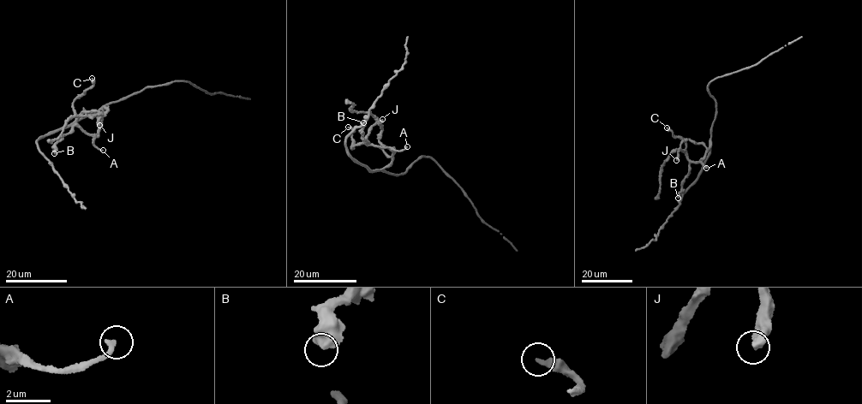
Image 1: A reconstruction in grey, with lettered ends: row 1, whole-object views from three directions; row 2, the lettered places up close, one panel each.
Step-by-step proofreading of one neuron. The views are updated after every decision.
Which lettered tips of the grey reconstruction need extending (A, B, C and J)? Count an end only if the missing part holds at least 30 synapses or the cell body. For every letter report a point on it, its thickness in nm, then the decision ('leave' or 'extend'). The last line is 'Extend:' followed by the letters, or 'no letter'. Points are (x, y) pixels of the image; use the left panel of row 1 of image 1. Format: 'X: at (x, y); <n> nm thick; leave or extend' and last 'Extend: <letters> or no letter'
A: at (103, 150); 240 nm thick; extend
B: at (54, 153); 600 nm thick; leave
C: at (92, 78); 300 nm thick; leave
J: at (99, 125); 440 nm thick; leave
Extend: A

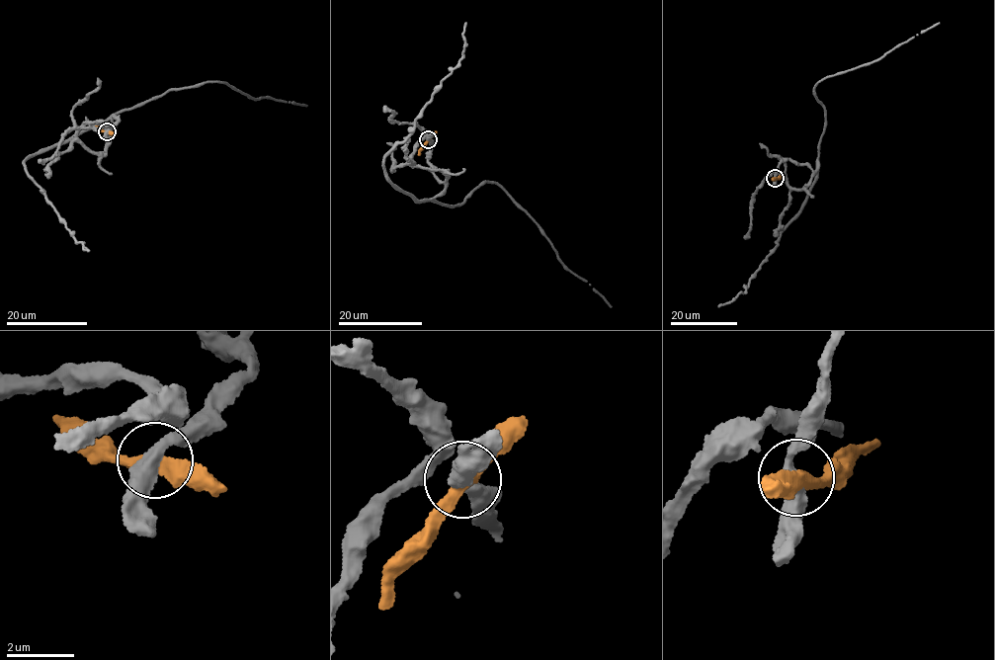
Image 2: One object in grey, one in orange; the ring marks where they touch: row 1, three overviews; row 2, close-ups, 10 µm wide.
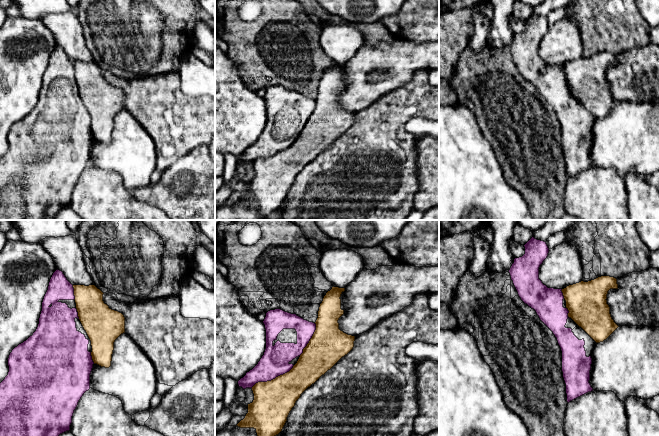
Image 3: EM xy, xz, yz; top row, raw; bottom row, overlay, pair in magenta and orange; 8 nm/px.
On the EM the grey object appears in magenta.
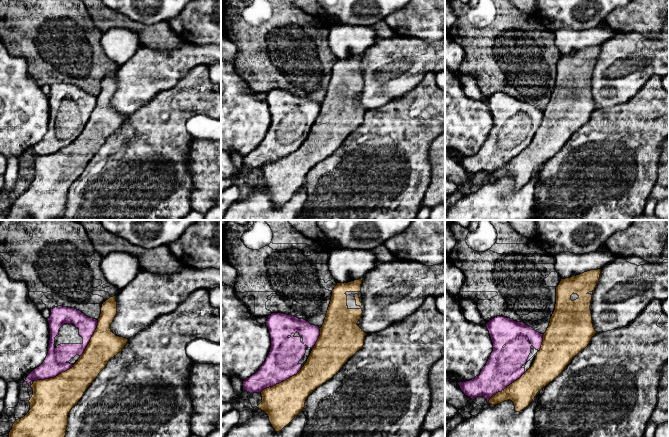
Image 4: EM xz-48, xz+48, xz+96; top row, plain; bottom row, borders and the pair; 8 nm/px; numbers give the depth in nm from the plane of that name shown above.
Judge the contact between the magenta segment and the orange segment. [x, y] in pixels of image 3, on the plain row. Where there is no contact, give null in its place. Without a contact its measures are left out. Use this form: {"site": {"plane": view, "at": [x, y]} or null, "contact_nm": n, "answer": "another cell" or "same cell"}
{"site": {"plane": "xz", "at": [272, 155]}, "contact_nm": 400, "answer": "another cell"}

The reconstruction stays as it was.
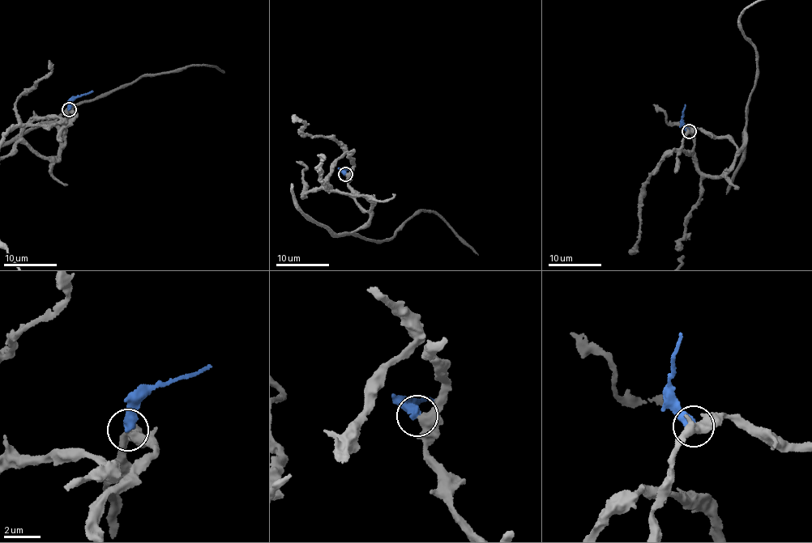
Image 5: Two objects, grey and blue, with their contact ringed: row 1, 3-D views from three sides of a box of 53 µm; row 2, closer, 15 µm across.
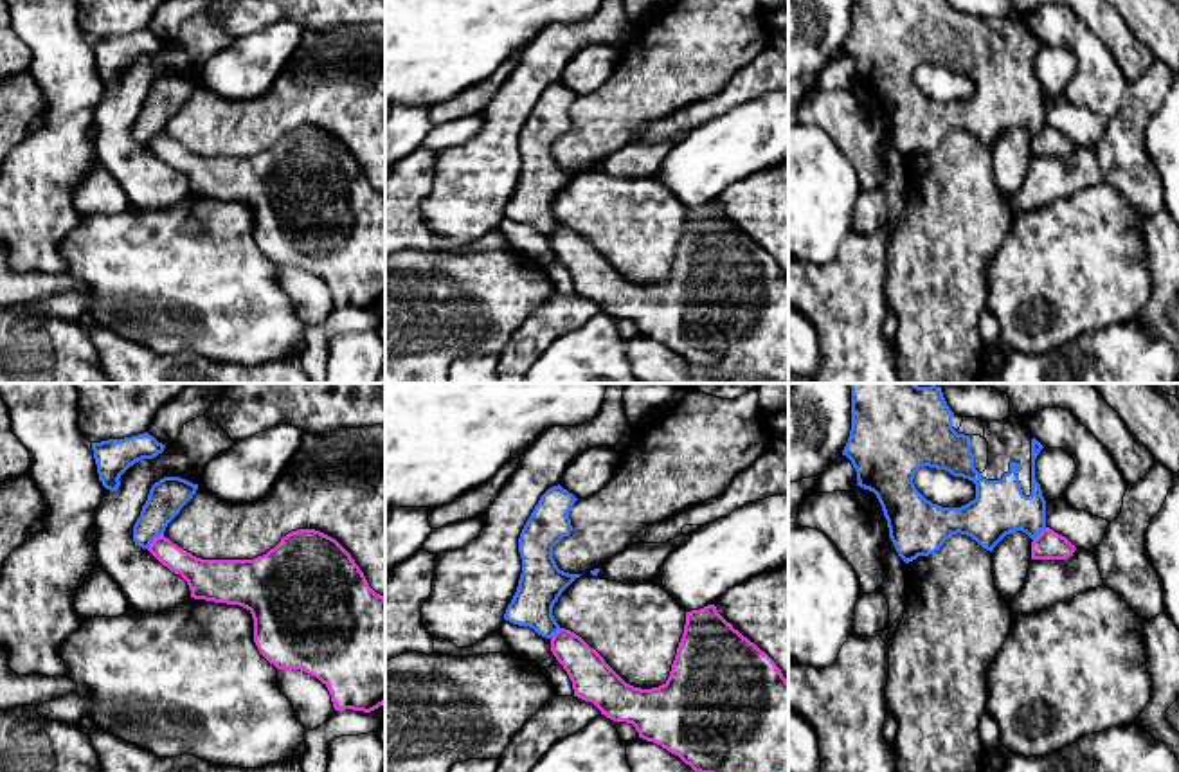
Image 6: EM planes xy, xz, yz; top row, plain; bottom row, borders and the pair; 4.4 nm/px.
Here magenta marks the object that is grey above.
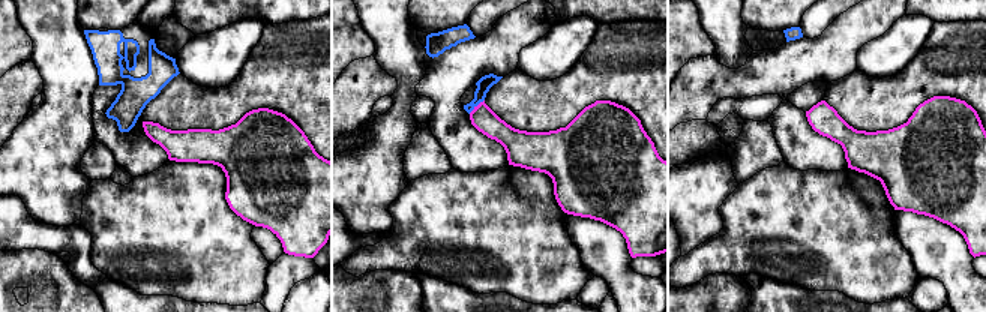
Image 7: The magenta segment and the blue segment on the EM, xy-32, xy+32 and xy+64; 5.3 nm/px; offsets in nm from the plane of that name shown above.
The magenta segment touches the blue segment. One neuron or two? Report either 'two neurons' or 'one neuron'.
two neurons

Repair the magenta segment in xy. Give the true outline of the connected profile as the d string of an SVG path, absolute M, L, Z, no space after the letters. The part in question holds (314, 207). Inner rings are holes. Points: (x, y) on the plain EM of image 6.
M297 126L254 157L202 157L164 131L148 148L187 178L191 194L247 205L259 250L277 266L301 266L319 275L335 308L371 310L385 301L385 194L369 184L335 135Z

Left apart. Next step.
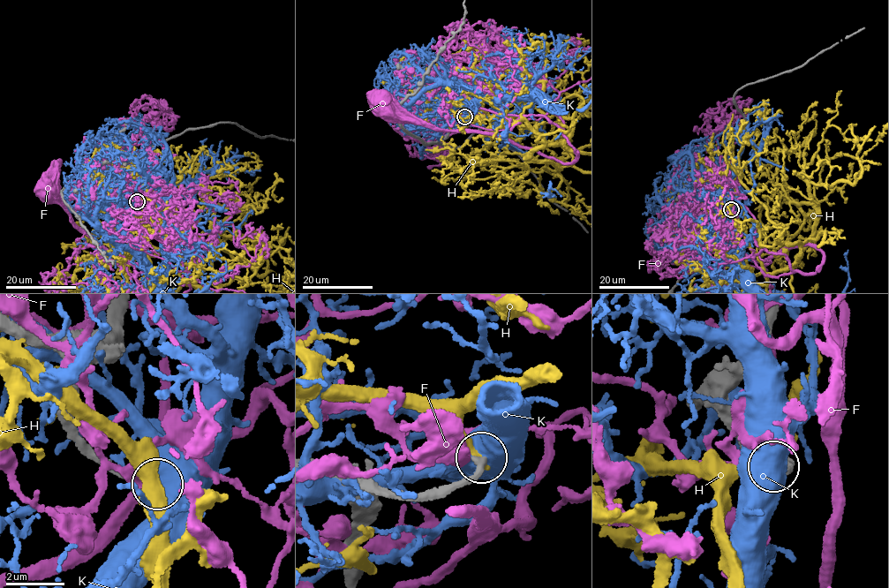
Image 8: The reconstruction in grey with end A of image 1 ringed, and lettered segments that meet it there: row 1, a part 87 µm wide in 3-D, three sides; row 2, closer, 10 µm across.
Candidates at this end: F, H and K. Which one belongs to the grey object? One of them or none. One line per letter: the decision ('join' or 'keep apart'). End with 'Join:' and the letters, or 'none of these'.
F: keep apart
H: keep apart
K: keep apart
Join: none of these

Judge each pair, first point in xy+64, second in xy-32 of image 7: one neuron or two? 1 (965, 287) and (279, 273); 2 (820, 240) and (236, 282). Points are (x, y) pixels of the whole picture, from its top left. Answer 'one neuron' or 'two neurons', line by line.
1: two neurons
2: one neuron

